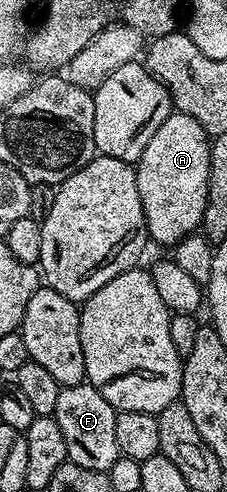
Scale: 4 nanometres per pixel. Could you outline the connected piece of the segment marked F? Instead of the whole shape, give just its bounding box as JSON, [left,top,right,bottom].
[52,382,119,471]

